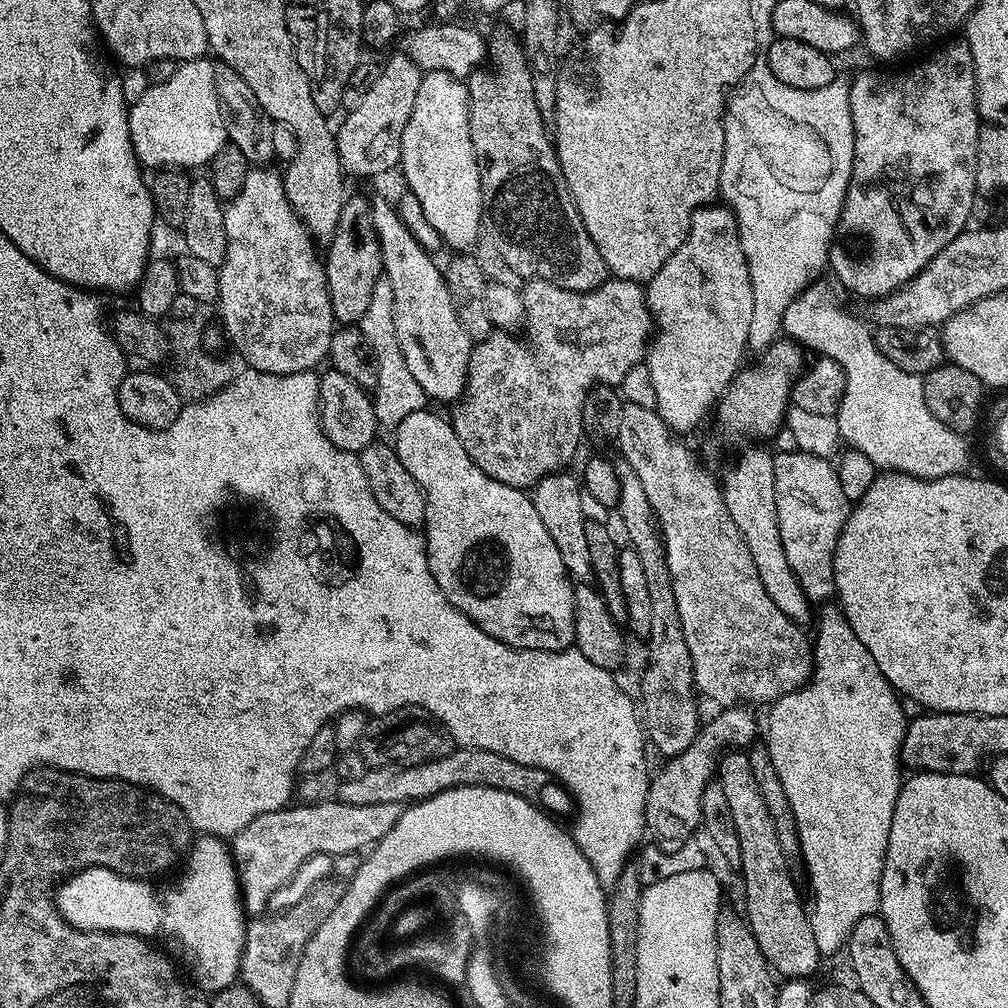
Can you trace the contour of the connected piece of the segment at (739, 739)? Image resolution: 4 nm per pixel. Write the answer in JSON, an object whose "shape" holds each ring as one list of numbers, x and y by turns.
{"shape":[[743,704,720,708,717,716,697,731,694,742,690,742,682,754,665,759,664,765,651,773,644,827,653,845,672,852,682,849,683,843,692,838,695,828,701,824,702,790,713,783,721,756,729,750,747,750,757,743,756,716,752,712,755,711]]}

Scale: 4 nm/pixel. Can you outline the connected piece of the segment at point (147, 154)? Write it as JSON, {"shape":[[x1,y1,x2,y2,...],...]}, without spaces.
{"shape":[[201,58,177,63,165,80,149,83,142,98,128,108,130,142,145,169,203,169,228,142,222,110,218,110,218,94,214,94,216,64,209,60]]}

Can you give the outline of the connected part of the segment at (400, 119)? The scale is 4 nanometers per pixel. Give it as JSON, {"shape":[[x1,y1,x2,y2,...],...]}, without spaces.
{"shape":[[408,55,390,57,383,61,378,82,374,82,374,86,366,90,362,102,343,117,345,120,340,129,335,129,334,135,340,164,349,177,380,176,399,165,402,134,406,130,406,122,410,122,410,114,414,114,421,75,419,66]]}

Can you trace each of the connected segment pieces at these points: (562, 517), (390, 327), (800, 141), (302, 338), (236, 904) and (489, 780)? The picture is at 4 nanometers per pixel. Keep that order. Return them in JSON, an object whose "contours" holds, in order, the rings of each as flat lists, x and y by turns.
{"contours":[[[565,470,542,478,531,489,530,495,534,510,538,510,538,518,542,518,542,526,546,526,550,538,554,538,554,546,558,546,558,554,562,554,562,562,569,577,576,582,588,582,592,580,592,567,590,554,586,551,586,500,582,495,581,481,577,477,575,480,570,473,571,471]],[[381,278,374,286,374,294,370,298,370,306,366,306,366,314,362,314,358,325,360,333,366,338,374,358,378,362,378,382,374,389,376,406,376,422,381,429,395,430,409,414,423,412,426,408,426,397,422,386,414,382,414,374,406,367,400,353,398,338,394,334,394,294,390,294,390,282]],[[757,62,746,74,744,80,739,81,739,84,736,85,731,95,727,97,726,107,724,109,724,157,722,158,719,195,722,197,723,203,731,208,733,214,736,215,738,234,740,235,740,241,742,242,742,254,746,254,746,266,750,270,750,286,754,286,754,314,750,318,750,330,748,331,747,351,749,353,753,352,753,354,759,354,766,351,766,349,772,345,772,341,781,335,783,315,786,312,786,308,790,306,791,300,799,295,804,288,810,287,812,283,819,281,821,277,824,276,823,272,826,272,826,269,828,268,828,251,832,248,832,237,836,235,836,223,838,222,840,211,844,205,846,190,848,189,848,183,850,182,850,174,852,173,852,167,854,166,854,124,850,118,850,90,848,89,848,86,849,81,847,79,843,80,843,78,837,78,832,80,830,86,826,86,825,88,819,88,818,90,798,90,794,86,786,86,782,82,778,82,778,78,774,78,774,74,770,70,770,66,767,62]],[[252,166,249,167,245,182,238,194,227,201,224,210,224,221,226,222,226,256,220,263,218,269,220,279,220,293,218,307,220,306,220,320,224,323,224,328,228,331,228,336,232,339,232,344,236,347,236,352,245,360,247,367,254,372,265,372,266,374,298,374,299,372,311,372,317,366,315,364,325,363,332,333,334,331,334,321,332,319,332,307,330,306,330,294,328,293,328,279,324,273,324,265,321,257,316,257,317,245,314,237,308,232,308,227,296,217,296,212,290,206,286,198,284,189,284,177,279,171,275,172,272,166]],[[203,834,197,835,189,847,187,864,180,881,165,892,147,879,123,876,112,868,81,868,55,889,56,908,64,921,84,932,121,932,161,940,156,942,192,968,208,994,218,993,237,983,244,949,246,913,236,865,221,837]],[[457,747,446,758,425,761,410,767,387,766,368,768,362,778,345,780,339,785,338,799,341,804,354,806,370,806,371,804,399,804,425,800,434,794,442,794,451,788,462,786,486,786,494,790,506,790,518,794,518,798,526,798,539,802,544,811,556,818,571,817,574,812,572,795,567,788,549,776,546,770,538,766,522,766,522,762,514,762,502,754,494,754,490,750]]]}

